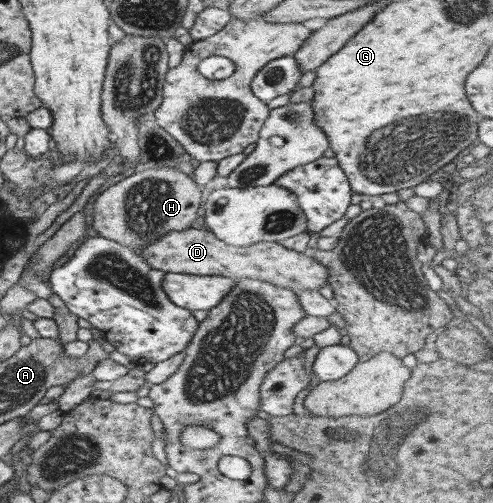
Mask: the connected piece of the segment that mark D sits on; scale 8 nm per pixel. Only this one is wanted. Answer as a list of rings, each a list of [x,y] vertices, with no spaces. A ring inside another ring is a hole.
[[[205,227],[188,228],[184,231],[169,231],[166,236],[150,243],[150,246],[138,250],[138,255],[146,260],[146,265],[150,265],[152,269],[164,271],[164,273],[186,273],[186,275],[206,275],[221,276],[234,279],[236,281],[244,279],[258,280],[262,282],[268,281],[268,284],[294,290],[295,293],[304,292],[304,290],[320,290],[328,283],[328,269],[322,267],[318,260],[314,259],[311,253],[298,253],[292,249],[286,249],[278,242],[256,242],[252,246],[230,246],[226,242],[222,242],[214,236]]]

